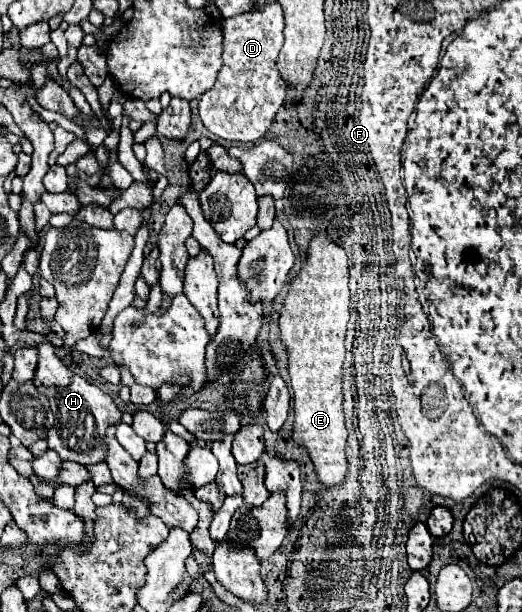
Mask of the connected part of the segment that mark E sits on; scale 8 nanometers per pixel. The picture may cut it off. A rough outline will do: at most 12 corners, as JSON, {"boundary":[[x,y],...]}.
{"boundary":[[324,234],[284,298],[294,442],[342,484],[348,256]]}

